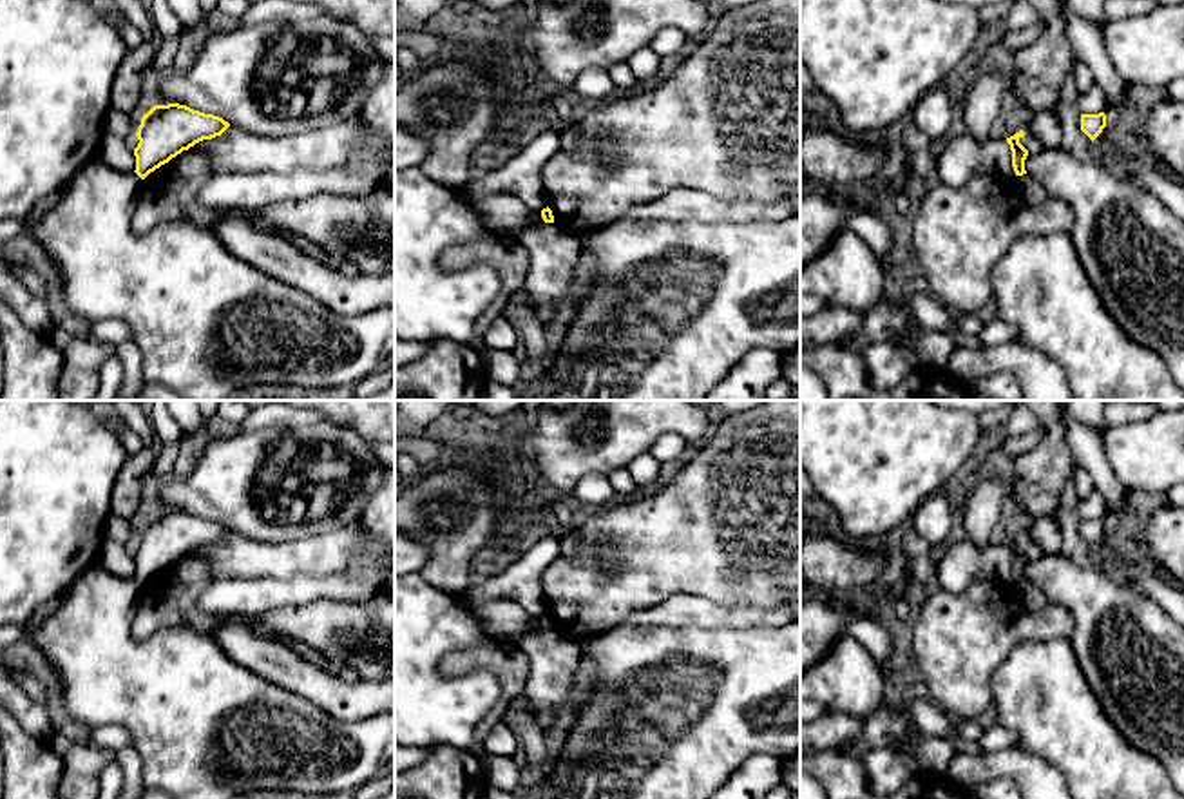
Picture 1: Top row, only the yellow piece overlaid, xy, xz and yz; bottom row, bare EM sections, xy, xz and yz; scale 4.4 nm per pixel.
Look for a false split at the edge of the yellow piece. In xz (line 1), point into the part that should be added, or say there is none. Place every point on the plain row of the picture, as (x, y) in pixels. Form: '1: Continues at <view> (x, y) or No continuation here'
1: No continuation here

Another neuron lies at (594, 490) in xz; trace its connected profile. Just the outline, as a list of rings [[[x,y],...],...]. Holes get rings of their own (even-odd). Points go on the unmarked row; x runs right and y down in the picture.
[[[588,475],[579,480],[572,491],[572,500],[578,505],[590,505],[594,509],[603,509],[612,504],[614,487],[608,477],[603,475]]]

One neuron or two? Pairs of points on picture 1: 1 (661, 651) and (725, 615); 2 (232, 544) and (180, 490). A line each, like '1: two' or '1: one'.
1: two
2: two

